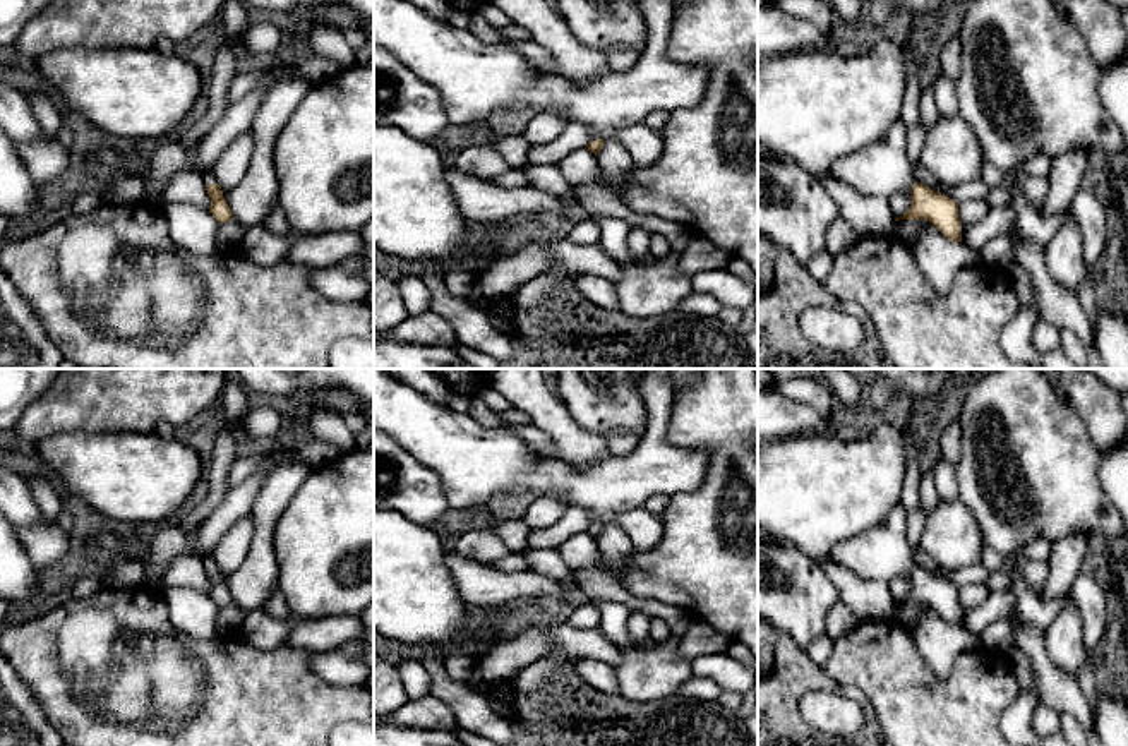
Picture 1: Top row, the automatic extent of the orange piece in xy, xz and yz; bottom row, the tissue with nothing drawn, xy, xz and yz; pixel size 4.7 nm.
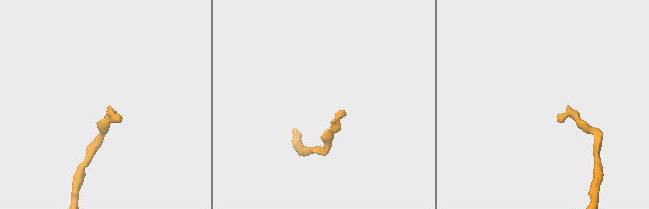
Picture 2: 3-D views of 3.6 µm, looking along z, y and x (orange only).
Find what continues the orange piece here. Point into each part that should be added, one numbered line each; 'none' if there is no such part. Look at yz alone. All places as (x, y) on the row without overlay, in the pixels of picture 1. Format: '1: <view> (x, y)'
1: yz (882, 553)

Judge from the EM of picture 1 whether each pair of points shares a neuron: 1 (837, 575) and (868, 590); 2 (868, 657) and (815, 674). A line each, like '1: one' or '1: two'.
1: one
2: two

